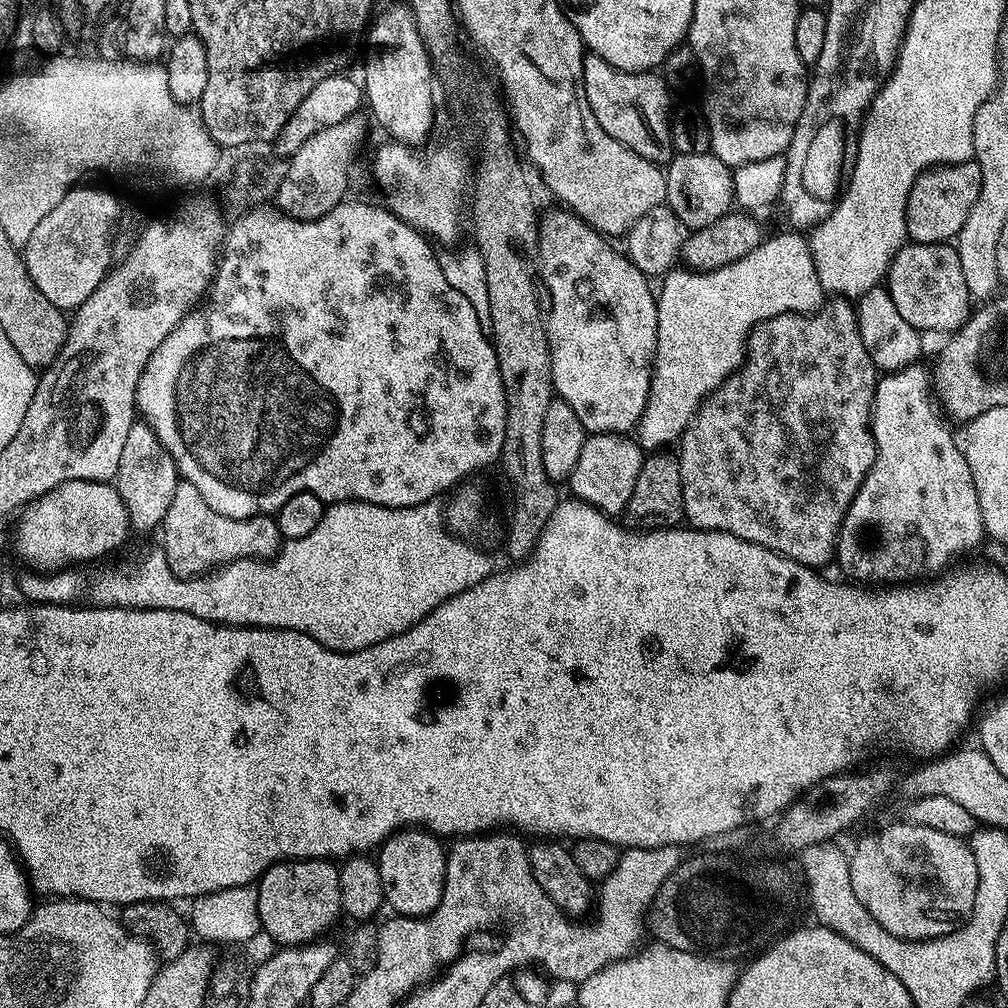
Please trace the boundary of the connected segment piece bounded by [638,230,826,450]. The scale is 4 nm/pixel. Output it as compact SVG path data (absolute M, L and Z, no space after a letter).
M788 231L792 232L780 232L777 236L769 235L757 248L750 250L750 254L746 254L742 258L738 258L724 266L718 266L709 272L698 272L695 270L676 272L677 270L672 270L663 277L663 280L665 279L664 285L658 288L658 295L656 296L656 354L654 357L652 388L648 391L648 404L644 408L644 414L640 417L638 425L638 433L640 432L638 443L641 449L660 450L668 446L671 440L672 443L679 441L680 437L684 435L685 430L688 429L689 424L692 423L693 416L700 409L700 405L704 403L706 397L715 392L743 364L748 343L748 333L752 331L752 327L755 324L760 324L763 320L769 320L771 316L781 316L783 312L798 312L801 314L814 312L825 303L826 293L818 282L818 274L812 265L812 255L808 249L807 239L799 231Z

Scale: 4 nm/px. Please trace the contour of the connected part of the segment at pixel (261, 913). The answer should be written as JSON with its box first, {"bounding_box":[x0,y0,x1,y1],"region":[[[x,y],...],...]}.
{"bounding_box":[255,858,342,946],"region":[[[297,858],[295,860],[285,860],[278,864],[272,864],[268,869],[264,872],[263,876],[259,877],[258,885],[260,884],[260,888],[257,887],[255,889],[256,894],[256,909],[258,910],[258,918],[260,919],[261,929],[265,933],[269,932],[270,935],[273,936],[274,939],[277,940],[277,945],[280,946],[300,946],[305,942],[312,942],[317,939],[316,936],[320,931],[323,930],[324,927],[327,926],[328,923],[331,922],[332,919],[335,918],[336,915],[341,915],[342,909],[340,906],[340,873],[338,871],[337,865],[333,863],[331,859],[328,858]]]}

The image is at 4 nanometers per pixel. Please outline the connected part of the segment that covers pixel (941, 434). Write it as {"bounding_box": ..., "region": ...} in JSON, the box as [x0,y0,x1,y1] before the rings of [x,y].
{"bounding_box":[835,362,986,586],"region":[[[917,362],[877,379],[870,413],[876,461],[872,463],[868,477],[860,483],[860,489],[840,523],[835,559],[840,559],[848,575],[845,577],[868,586],[891,586],[897,582],[916,582],[931,577],[986,540],[970,466],[966,466],[957,437],[955,440],[951,430],[944,425],[945,417],[934,399],[933,373],[929,369],[927,372],[922,365]]]}

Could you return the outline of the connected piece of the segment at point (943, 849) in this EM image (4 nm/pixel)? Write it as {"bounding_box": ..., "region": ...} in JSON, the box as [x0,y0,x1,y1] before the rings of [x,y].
{"bounding_box":[848,823,978,940],"region":[[[899,823],[862,837],[856,849],[851,849],[848,861],[850,886],[854,886],[858,902],[862,902],[862,906],[874,914],[878,926],[890,930],[890,934],[907,940],[932,940],[935,936],[949,936],[963,925],[974,906],[978,890],[978,866],[974,862],[974,854],[959,836],[917,824]]]}

